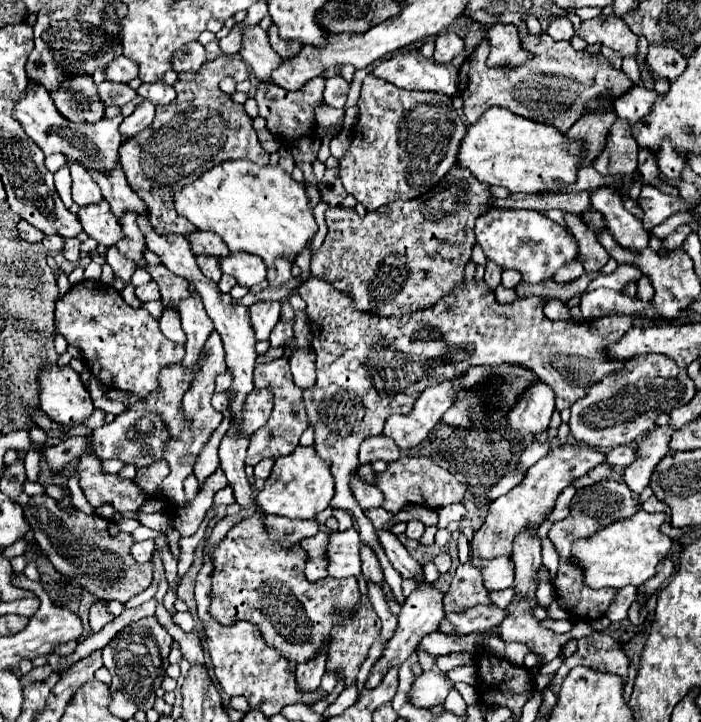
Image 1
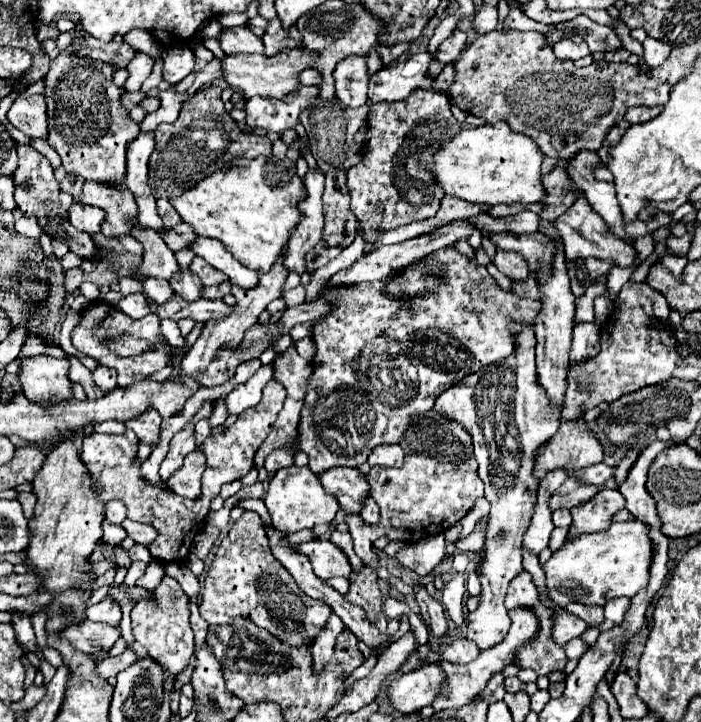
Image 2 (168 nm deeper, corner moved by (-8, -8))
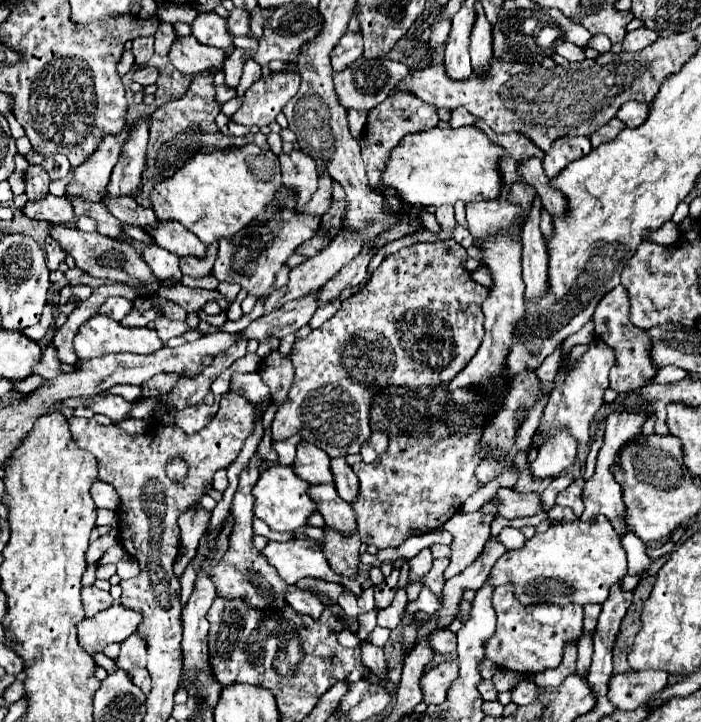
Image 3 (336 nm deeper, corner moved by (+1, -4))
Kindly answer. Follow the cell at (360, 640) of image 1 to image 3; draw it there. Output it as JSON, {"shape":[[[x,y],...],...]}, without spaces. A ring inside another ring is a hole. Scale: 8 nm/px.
{"shape":[[[326,527],[326,537],[322,541],[324,555],[338,575],[352,575],[356,577],[360,565],[360,535],[350,535],[350,539],[342,537],[338,531]]]}

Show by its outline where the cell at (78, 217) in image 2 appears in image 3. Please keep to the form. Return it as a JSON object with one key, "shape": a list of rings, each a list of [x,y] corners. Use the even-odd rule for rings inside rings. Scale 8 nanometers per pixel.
{"shape":[[[46,195],[42,201],[28,201],[24,207],[24,213],[30,219],[48,221],[54,225],[78,219],[70,201],[66,197],[54,197],[54,195]]]}

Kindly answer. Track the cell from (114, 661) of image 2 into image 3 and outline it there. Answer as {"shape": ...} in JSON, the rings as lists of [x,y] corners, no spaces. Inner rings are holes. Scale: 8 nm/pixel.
{"shape":[[[130,635],[124,643],[120,643],[120,655],[116,659],[118,669],[130,671],[136,667],[146,667],[146,643]]]}

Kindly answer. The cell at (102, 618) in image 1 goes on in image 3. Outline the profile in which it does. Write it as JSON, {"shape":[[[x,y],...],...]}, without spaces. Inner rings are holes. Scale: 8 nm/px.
{"shape":[[[84,587],[82,589],[82,603],[84,603],[86,617],[94,617],[96,613],[112,607],[114,599],[108,591],[102,591],[102,589],[96,589],[96,587]]]}

